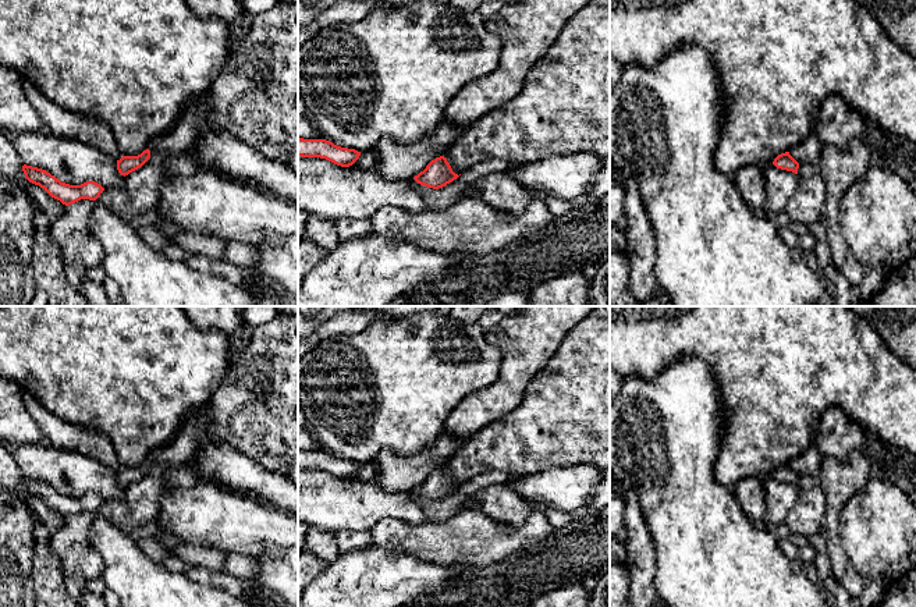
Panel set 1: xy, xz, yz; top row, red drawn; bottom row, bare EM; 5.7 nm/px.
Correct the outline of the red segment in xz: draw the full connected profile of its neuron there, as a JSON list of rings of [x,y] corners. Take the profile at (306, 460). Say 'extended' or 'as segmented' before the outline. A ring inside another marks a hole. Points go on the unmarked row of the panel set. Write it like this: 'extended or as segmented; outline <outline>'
as segmented; outline [[[298,448],[298,468],[320,469],[337,478],[349,479],[359,471],[361,464],[337,458],[326,451],[303,451]]]

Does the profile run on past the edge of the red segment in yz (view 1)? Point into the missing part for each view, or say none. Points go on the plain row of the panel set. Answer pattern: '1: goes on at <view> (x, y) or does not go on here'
1: does not go on here

